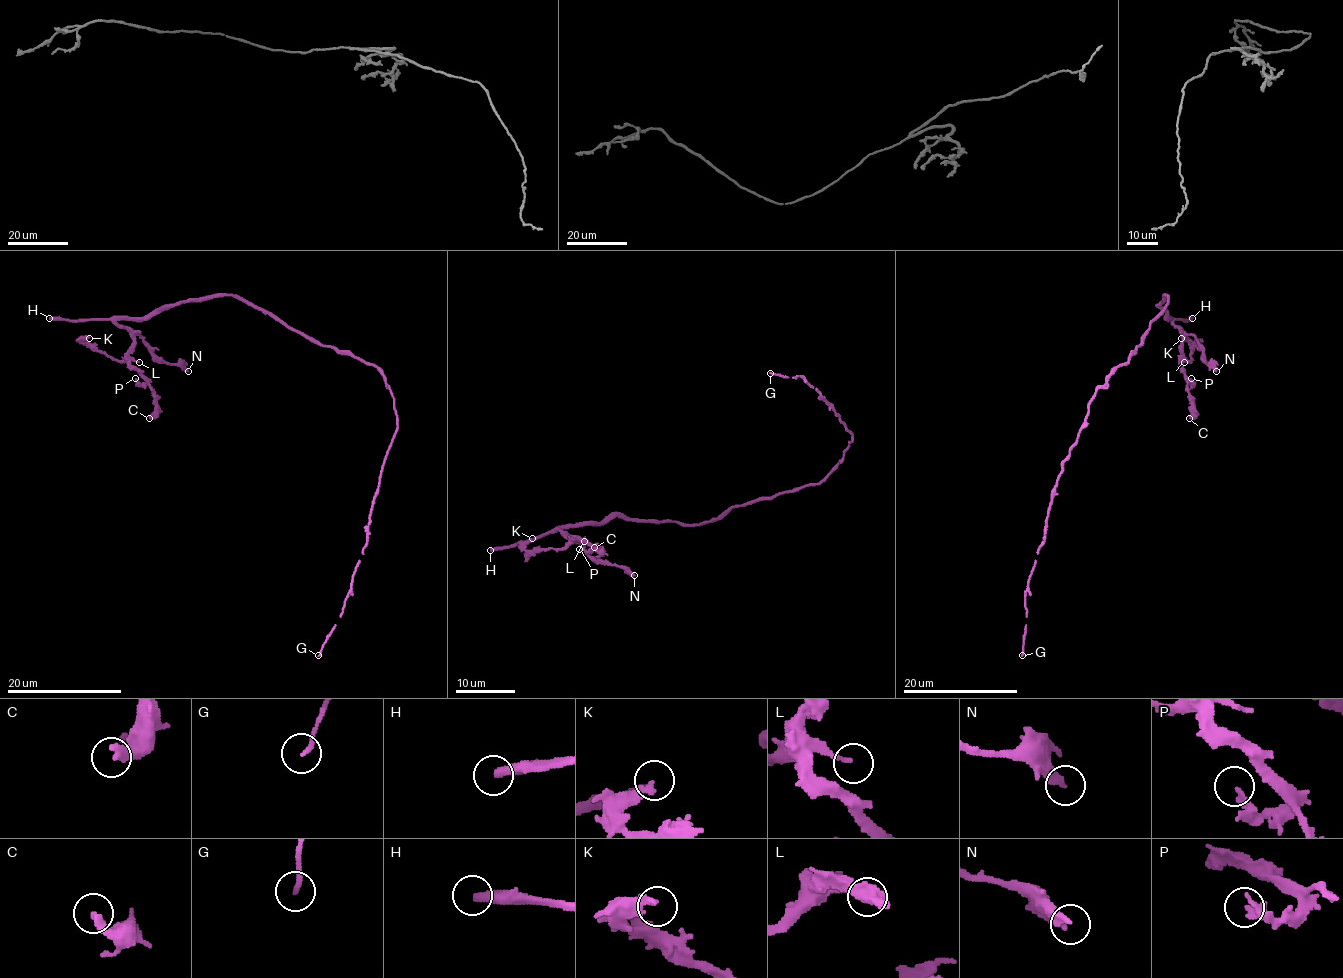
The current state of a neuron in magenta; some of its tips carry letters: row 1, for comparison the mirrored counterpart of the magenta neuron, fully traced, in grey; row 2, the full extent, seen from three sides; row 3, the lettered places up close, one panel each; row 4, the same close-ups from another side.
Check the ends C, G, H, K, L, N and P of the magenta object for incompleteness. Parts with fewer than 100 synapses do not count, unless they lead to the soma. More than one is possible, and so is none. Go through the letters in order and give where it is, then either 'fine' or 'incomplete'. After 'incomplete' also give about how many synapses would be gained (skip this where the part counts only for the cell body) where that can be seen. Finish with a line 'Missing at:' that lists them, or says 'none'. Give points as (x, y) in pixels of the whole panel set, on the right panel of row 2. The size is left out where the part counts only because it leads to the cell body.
C: place (1189, 418); fine
G: place (1022, 655); fine
H: place (1192, 318); incomplete; 160 synapses
K: place (1181, 338); fine
L: place (1184, 362); fine
N: place (1216, 371); fine
P: place (1191, 378); fine
Missing at: H

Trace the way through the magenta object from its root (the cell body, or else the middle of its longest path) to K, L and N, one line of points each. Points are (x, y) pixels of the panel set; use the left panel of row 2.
K: (344, 351), (312, 342), (231, 295), (118, 319), (133, 339), (121, 361), (93, 351), (83, 342), (89, 338)
L: (344, 351), (312, 342), (231, 295), (209, 295), (118, 319), (133, 339), (129, 355), (139, 362)
N: (344, 351), (312, 342), (231, 295), (186, 299), (141, 318), (116, 321), (138, 334), (159, 358), (188, 371)

